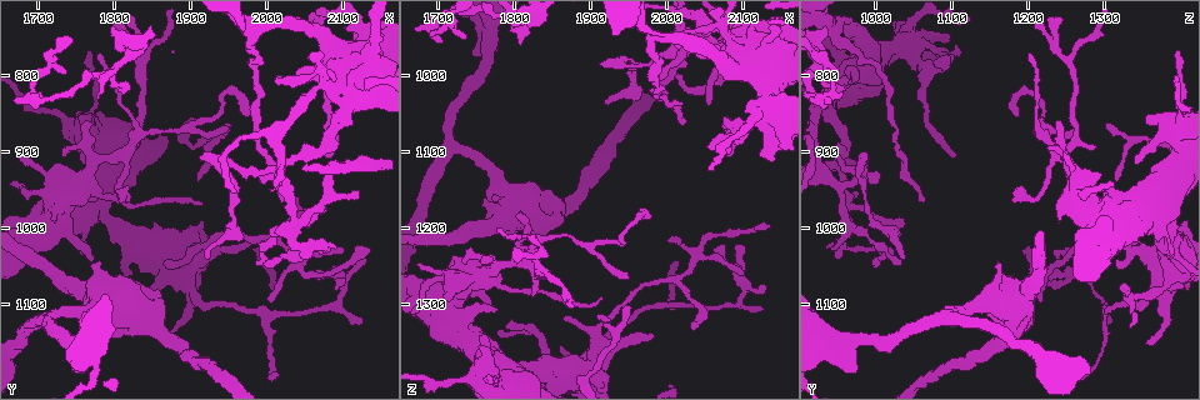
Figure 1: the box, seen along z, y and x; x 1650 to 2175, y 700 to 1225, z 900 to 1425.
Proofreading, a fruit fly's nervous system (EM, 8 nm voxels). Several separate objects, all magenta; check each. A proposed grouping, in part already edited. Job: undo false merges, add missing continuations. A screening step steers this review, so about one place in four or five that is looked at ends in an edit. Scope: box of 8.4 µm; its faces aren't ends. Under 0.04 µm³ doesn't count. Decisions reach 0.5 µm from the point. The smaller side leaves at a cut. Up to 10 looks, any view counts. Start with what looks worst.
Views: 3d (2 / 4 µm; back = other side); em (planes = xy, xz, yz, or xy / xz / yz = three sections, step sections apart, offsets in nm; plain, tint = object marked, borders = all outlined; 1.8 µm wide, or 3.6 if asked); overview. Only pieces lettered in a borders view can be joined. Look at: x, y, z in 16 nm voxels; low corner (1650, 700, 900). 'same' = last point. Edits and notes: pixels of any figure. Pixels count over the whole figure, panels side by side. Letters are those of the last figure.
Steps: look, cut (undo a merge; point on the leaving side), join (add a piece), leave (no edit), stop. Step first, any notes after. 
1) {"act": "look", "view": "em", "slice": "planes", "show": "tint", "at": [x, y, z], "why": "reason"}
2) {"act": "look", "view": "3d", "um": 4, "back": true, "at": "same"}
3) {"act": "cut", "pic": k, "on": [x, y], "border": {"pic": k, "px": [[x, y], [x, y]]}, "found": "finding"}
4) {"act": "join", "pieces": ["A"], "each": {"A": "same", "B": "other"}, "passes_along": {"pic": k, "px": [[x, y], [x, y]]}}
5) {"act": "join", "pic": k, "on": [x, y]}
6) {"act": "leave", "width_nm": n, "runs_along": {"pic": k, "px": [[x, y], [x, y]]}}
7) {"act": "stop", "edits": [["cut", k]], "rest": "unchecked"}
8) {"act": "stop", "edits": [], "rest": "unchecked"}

{"act": "look", "view": "em", "slice": "planes", "show": "borders", "at": [2040, 985, 960], "why": "branch point"}

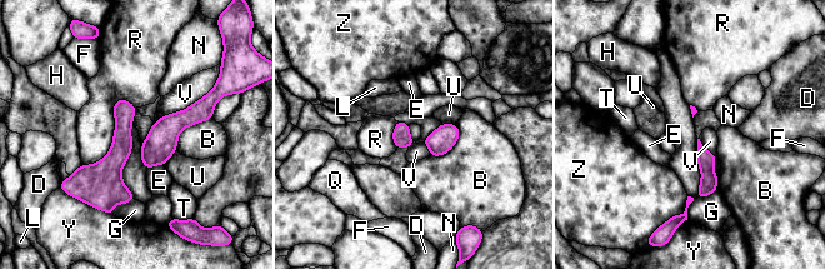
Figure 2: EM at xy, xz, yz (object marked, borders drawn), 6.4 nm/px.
{"act": "cut", "pic": 2, "on": [705, 159], "longest_contact_nm": ["R", 500], "each": {"B": "other", "D": "other", "E": "other", "F": "other", "G": "other", "H": "other", "L": "other", "N": "other", "Q": "other", "R": "other", "T": "other", "U": "other", "V": "other", "Y": "other", "Z": "other"}, "border": {"pic": 2, "px": [[713, 169], [701, 172]]}, "found": "a second neuron is stuck on"}

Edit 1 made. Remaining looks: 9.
{"act": "look", "view": "overview", "why": "redraw"}

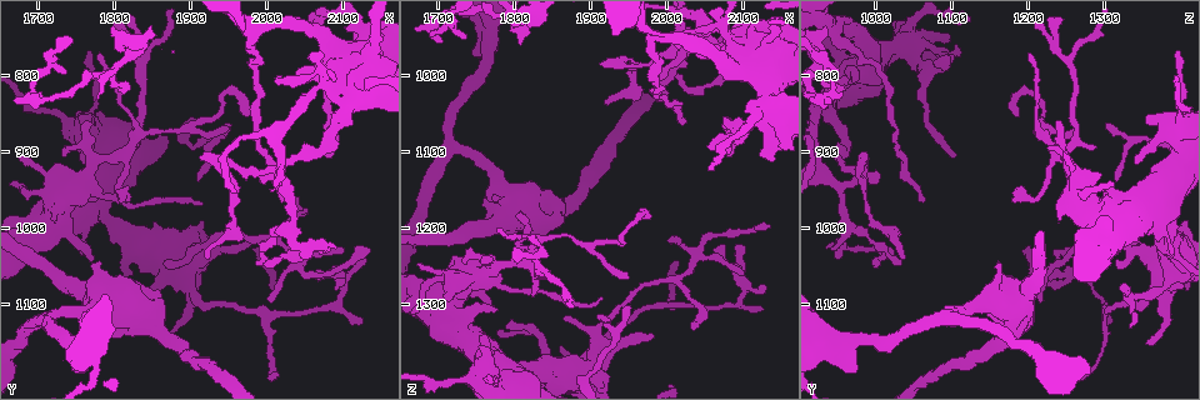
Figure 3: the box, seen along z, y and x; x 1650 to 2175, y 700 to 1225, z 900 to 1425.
{"act": "look", "view": "3d", "um": 2, "back": true, "at": [1920, 1045, 1030], "why": "free end"}

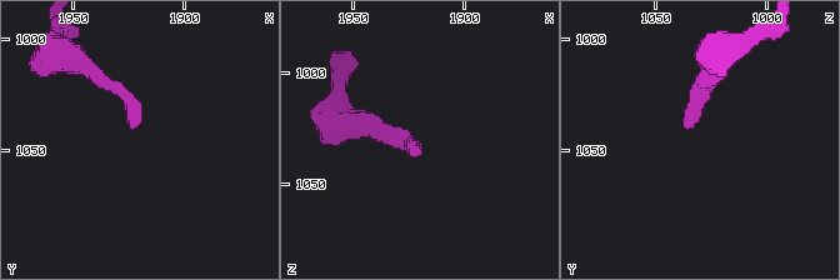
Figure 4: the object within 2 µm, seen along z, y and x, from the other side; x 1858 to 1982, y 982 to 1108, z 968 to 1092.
{"act": "look", "view": "em", "slice": "planes", "show": "borders", "at": [1921, 1041, 1034]}

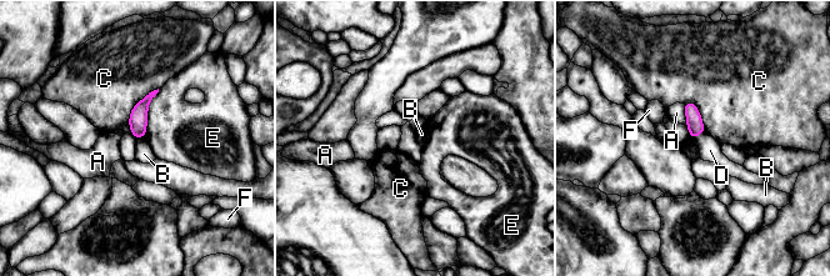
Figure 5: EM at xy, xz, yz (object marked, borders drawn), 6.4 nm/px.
{"act": "leave", "width_nm": 100, "each": {"A": "other", "B": "other", "C": "other", "D": "other", "E": "other", "F": "other"}, "border": {"pic": 5, "px": [[704, 130], [691, 138]]}, "found": "none of them fits"}

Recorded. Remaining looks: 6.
{"act": "look", "view": "em", "slice": "planes", "show": "borders", "at": [2135, 1025, 1195], "why": "branch stops here"}

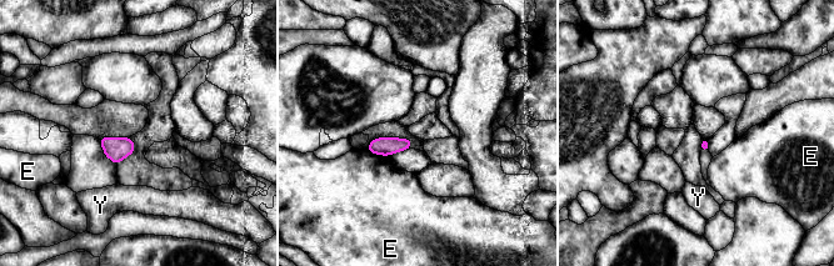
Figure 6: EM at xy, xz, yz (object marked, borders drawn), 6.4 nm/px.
{"act": "leave", "each": {"E": "other", "Y": "other"}, "border": {"pic": 6, "px": [[368, 149], [386, 156]]}, "found": "no lettered piece goes on from it"}

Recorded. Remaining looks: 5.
{"act": "look", "view": "em", "slice": "planes", "show": "borders", "at": [1720, 990, 1245]}

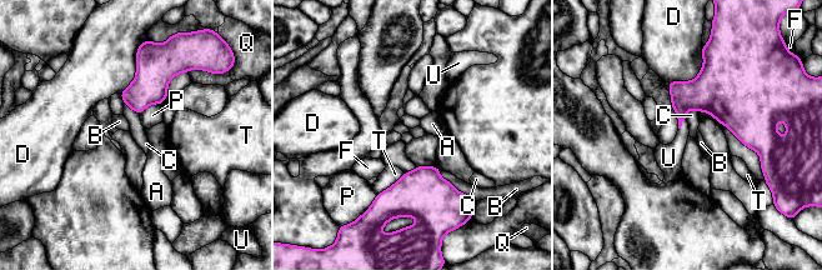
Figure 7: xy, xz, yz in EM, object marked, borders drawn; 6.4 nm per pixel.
{"act": "join", "pieces": ["U"], "each": {"A": "other", "B": "other", "C": "other", "D": "other", "F": "other", "P": "other", "Q": "other", "T": "other", "U": "same"}, "found": "the neuron continues"}

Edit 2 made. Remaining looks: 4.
{"act": "stop", "edits": [["cut", 2], ["join", 7]], "rest": "unchecked"}

